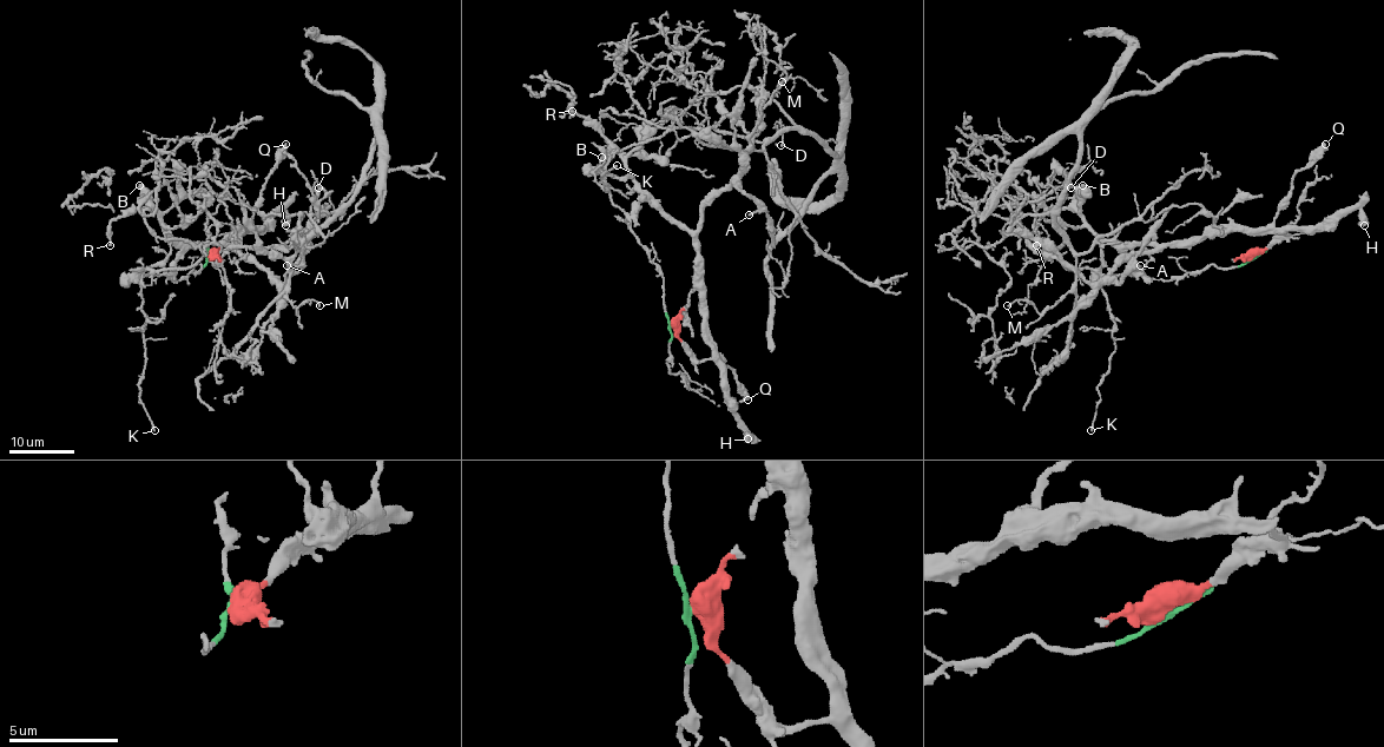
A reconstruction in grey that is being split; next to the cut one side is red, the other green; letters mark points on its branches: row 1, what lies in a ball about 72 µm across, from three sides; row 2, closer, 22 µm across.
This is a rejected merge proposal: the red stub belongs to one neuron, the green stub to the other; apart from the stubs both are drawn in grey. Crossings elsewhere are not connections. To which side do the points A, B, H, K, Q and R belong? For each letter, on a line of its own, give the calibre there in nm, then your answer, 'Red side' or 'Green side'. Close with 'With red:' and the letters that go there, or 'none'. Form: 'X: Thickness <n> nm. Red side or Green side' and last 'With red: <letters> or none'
A: Thickness 240 nm. Red side
B: Thickness 440 nm. Red side
H: Thickness 650 nm. Red side
K: Thickness 200 nm. Green side
Q: Thickness 280 nm. Red side
R: Thickness 180 nm. Red side
With red: A, B, H, Q, R

